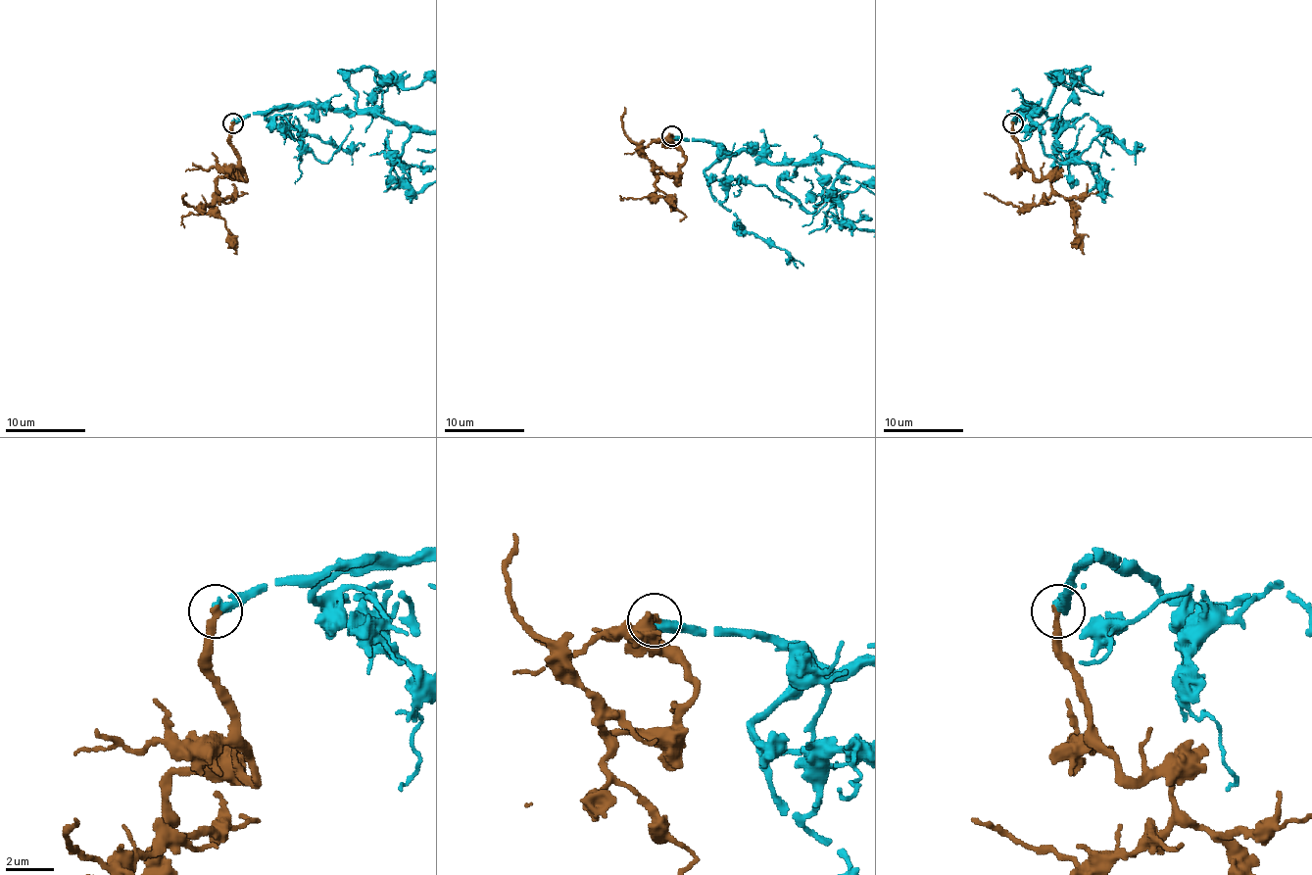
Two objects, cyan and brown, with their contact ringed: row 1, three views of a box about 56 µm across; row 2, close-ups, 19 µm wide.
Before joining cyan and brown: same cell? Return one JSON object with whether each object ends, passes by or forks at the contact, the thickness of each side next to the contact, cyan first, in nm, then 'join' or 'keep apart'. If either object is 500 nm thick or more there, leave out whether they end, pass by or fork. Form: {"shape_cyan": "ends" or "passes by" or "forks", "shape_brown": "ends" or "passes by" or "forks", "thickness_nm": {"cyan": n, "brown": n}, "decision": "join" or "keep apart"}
{"shape_cyan": "ends", "shape_brown": "ends", "thickness_nm": {"cyan": 440, "brown": 320}, "decision": "join"}

